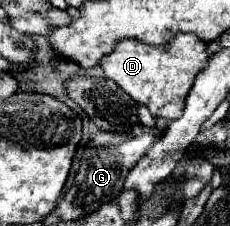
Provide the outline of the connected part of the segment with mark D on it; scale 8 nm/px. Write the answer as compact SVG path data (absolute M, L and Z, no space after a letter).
M179 33L166 46L151 46L139 40L124 39L116 42L114 50L106 54L98 66L104 76L114 80L132 100L146 106L154 118L178 118L186 94L194 82L202 62L206 60L206 42L194 34Z

